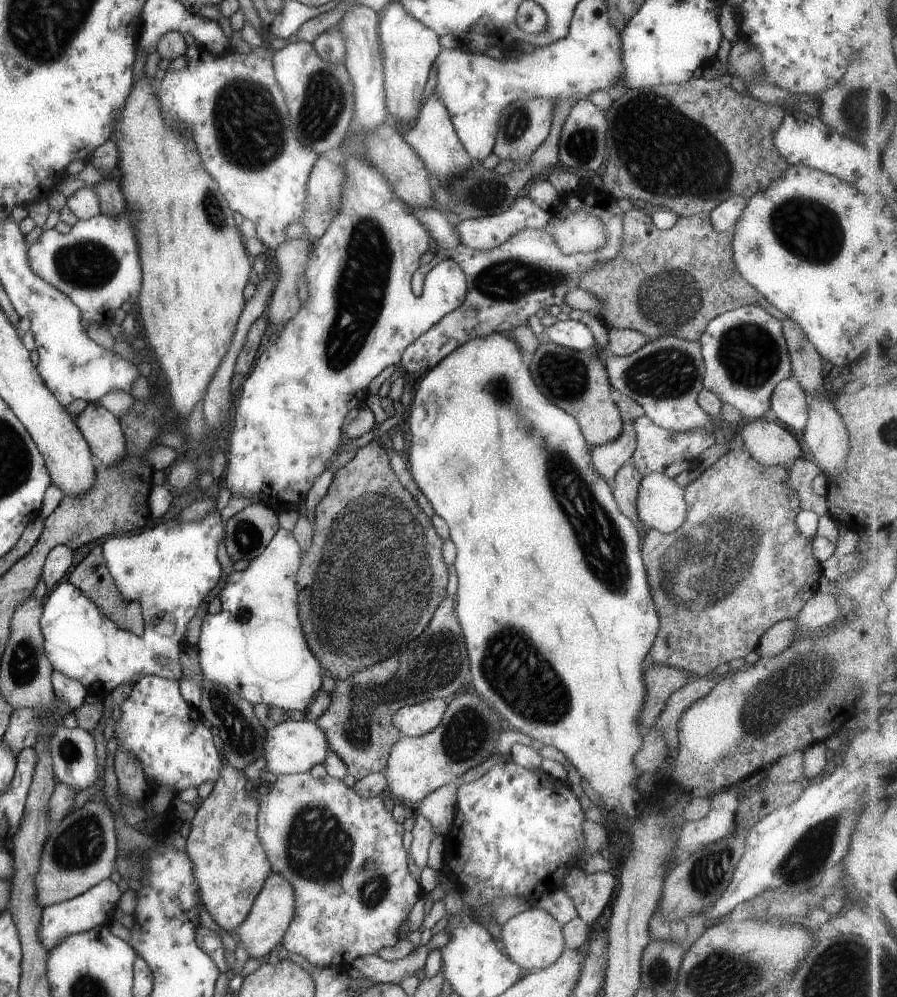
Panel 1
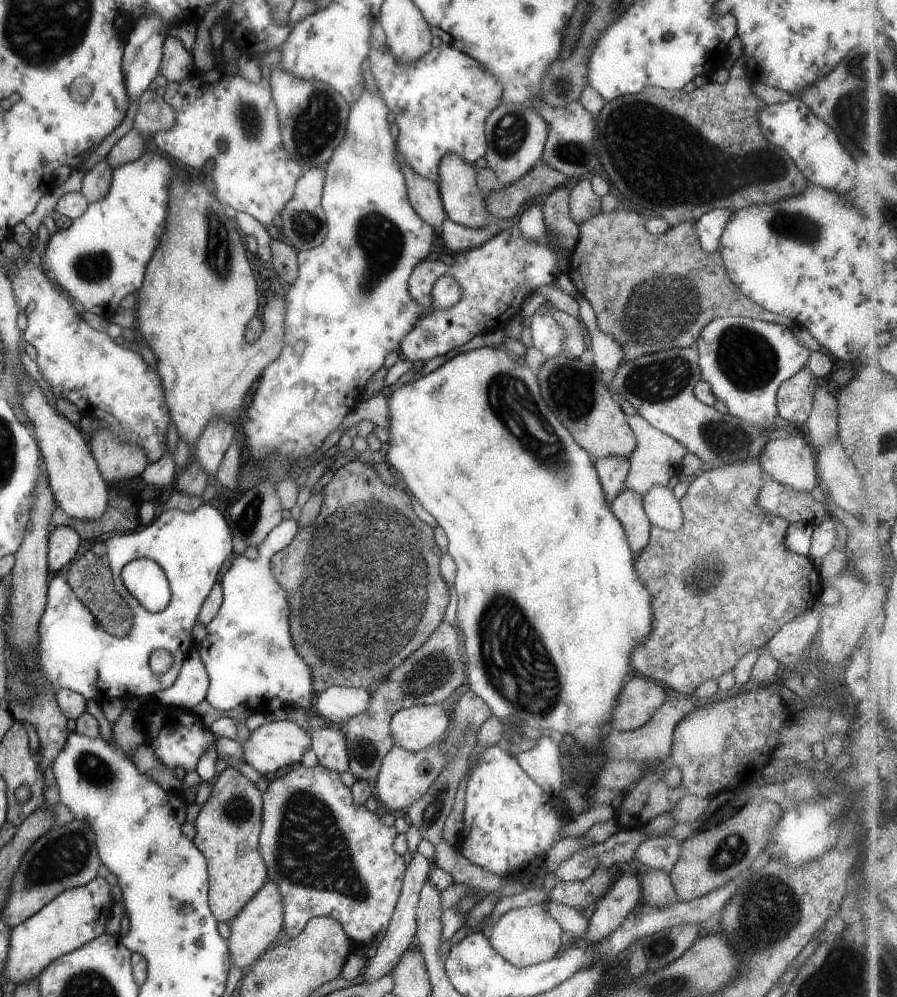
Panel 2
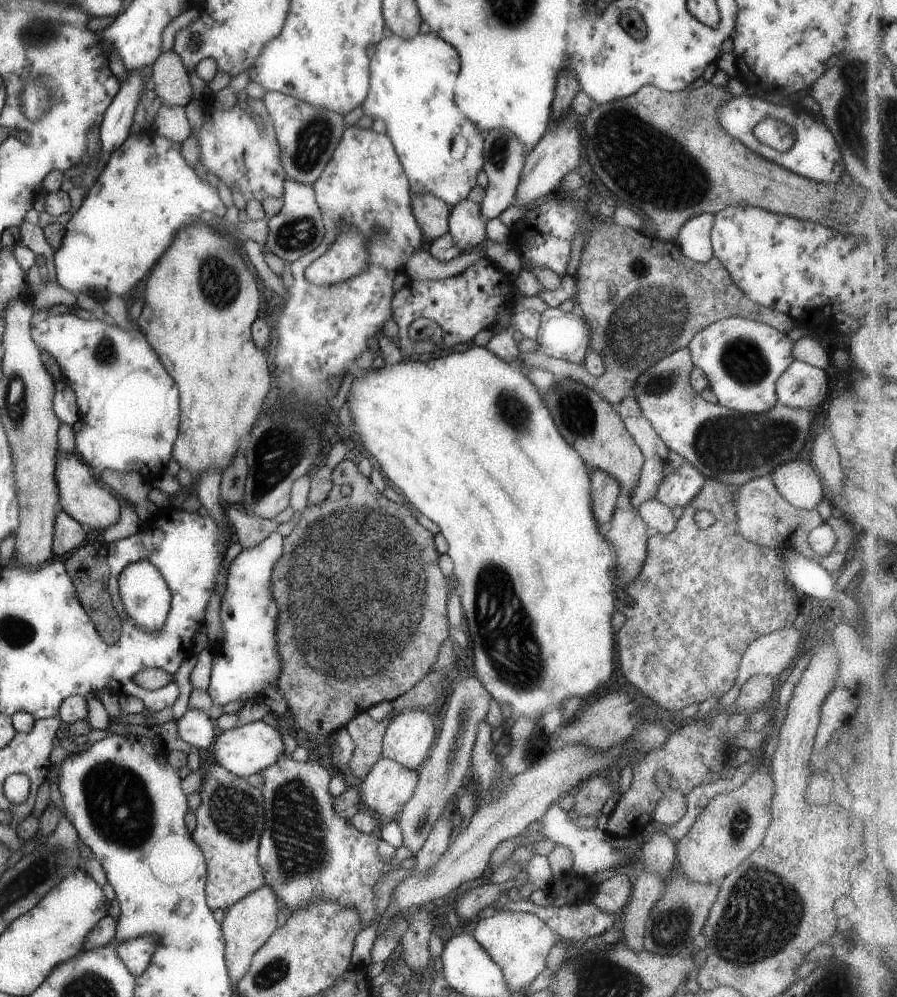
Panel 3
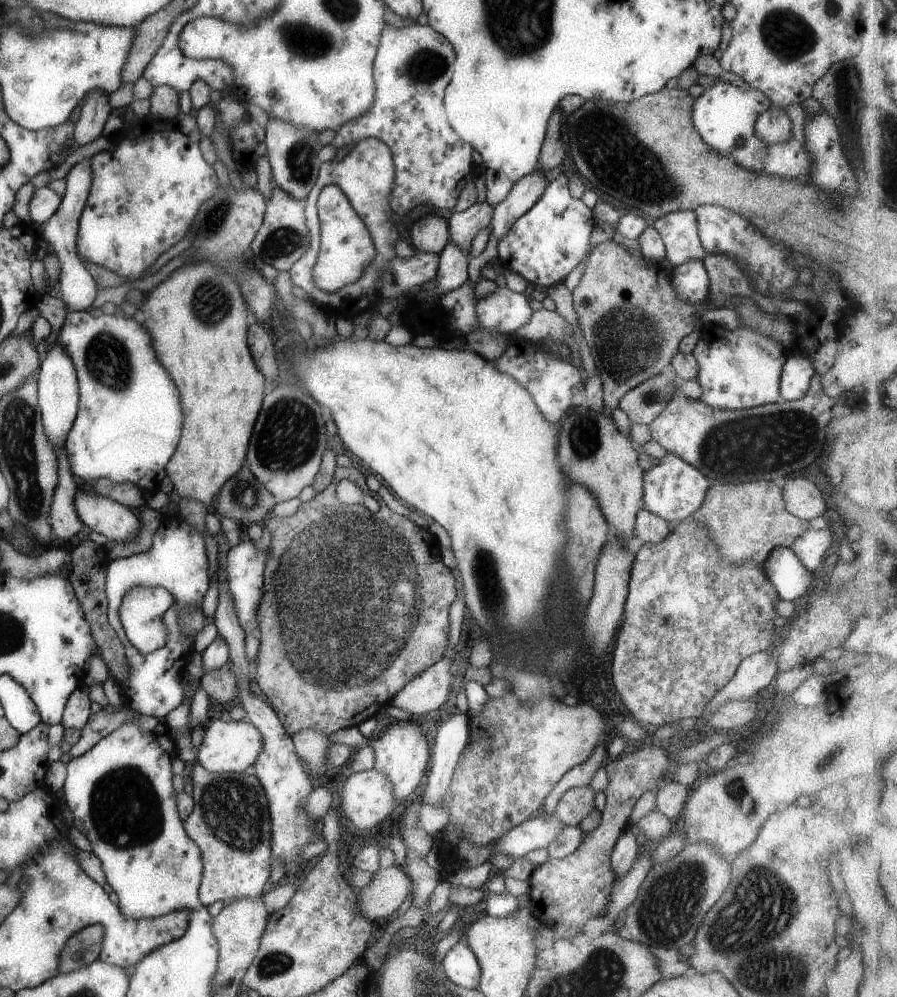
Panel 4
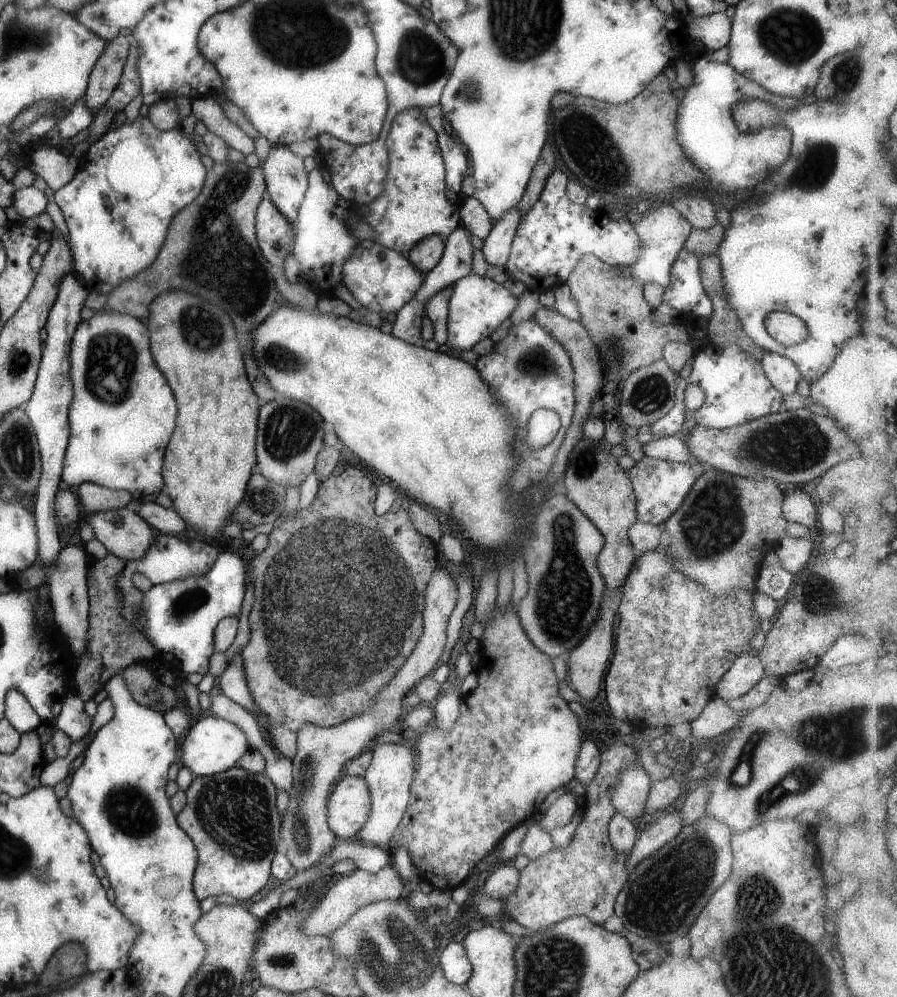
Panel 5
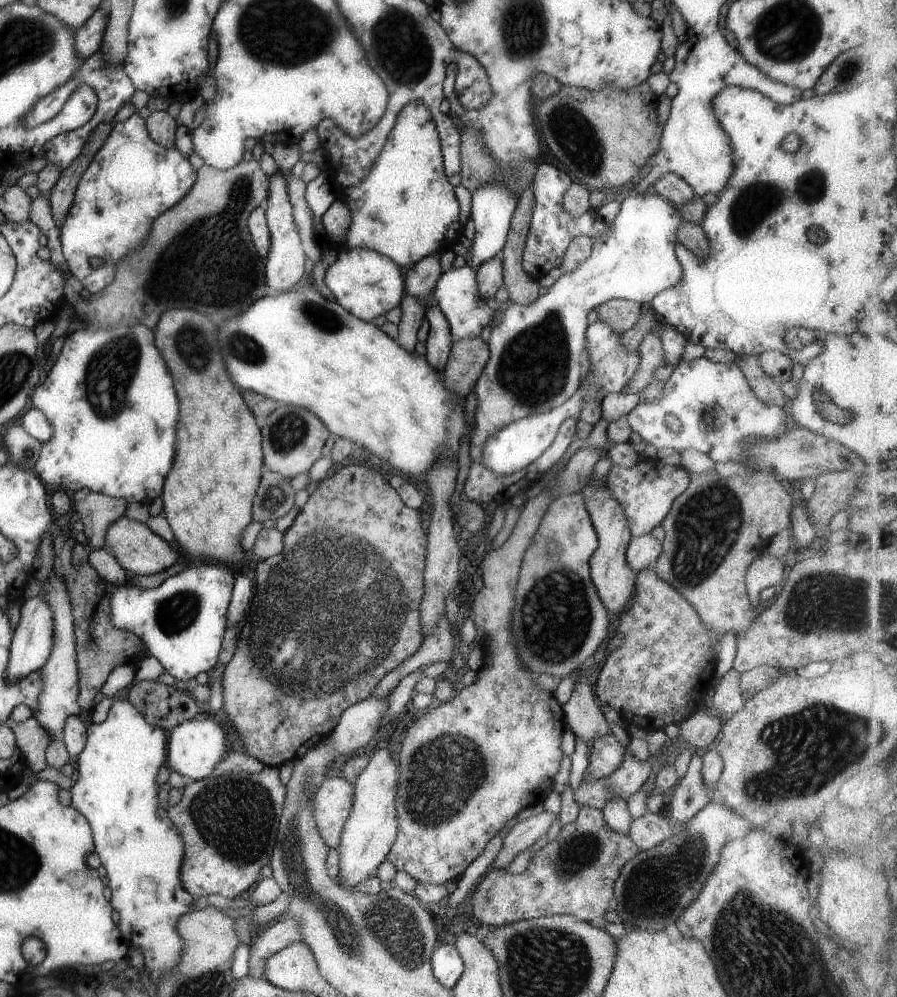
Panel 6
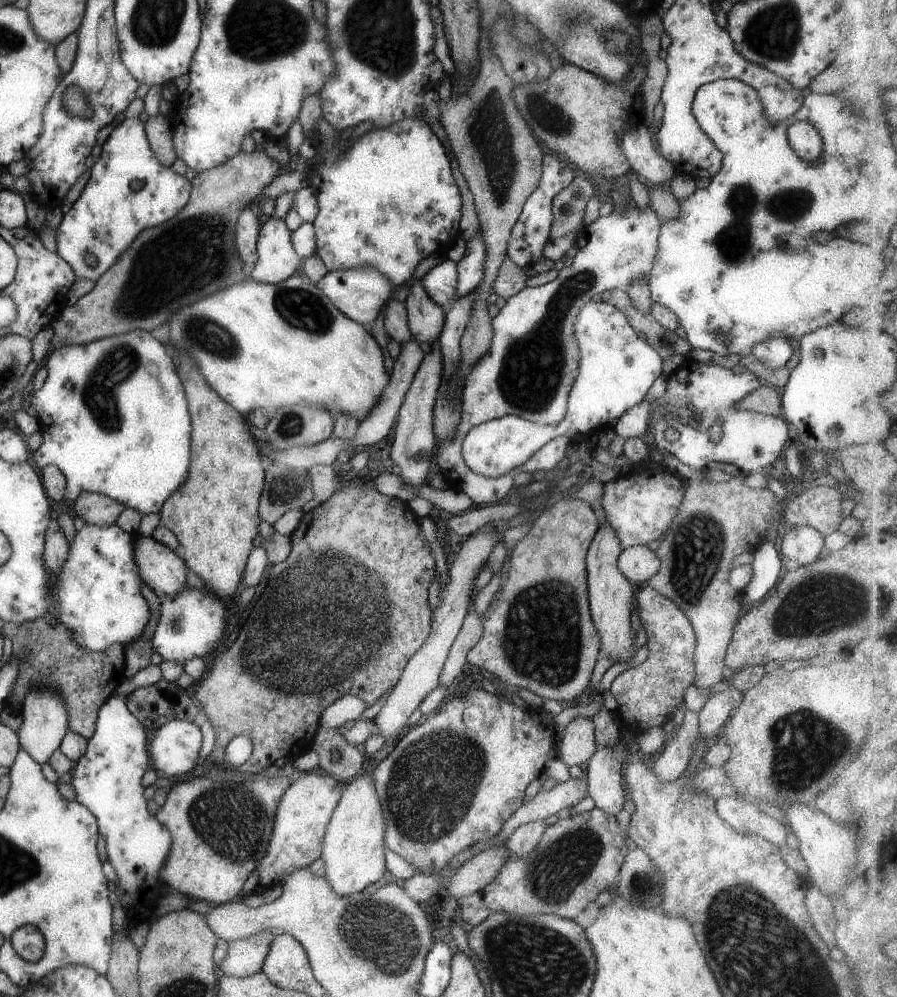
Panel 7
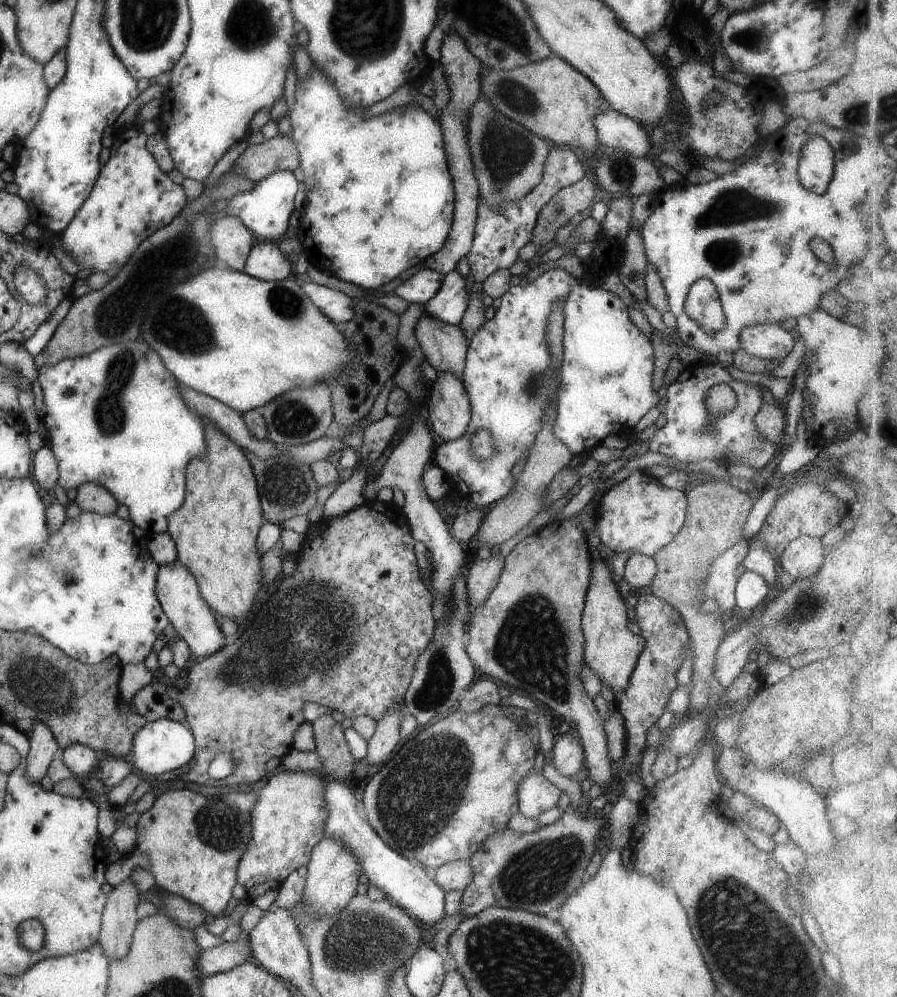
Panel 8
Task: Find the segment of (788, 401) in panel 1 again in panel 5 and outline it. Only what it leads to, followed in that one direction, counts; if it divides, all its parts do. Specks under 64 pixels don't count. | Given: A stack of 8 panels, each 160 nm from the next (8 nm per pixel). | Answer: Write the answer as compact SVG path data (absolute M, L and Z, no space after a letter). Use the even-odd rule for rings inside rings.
M765 353L759 362L775 390L783 396L789 396L795 392L800 372L792 360L775 353Z

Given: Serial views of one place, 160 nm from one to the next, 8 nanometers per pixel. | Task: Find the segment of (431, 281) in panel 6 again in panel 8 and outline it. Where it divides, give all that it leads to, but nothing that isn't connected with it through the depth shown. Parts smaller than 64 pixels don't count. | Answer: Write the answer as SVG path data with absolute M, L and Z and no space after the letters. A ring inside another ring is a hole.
M422 312L414 335L425 360L436 372L453 373L462 380L468 340L457 325L440 323Z

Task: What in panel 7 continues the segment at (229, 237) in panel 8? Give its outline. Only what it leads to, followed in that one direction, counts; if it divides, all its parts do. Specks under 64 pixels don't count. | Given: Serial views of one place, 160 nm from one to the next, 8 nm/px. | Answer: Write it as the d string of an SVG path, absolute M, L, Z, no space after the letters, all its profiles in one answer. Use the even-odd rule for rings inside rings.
M245 208L234 226L235 246L243 264L253 264L257 260L256 240L262 217L253 208Z

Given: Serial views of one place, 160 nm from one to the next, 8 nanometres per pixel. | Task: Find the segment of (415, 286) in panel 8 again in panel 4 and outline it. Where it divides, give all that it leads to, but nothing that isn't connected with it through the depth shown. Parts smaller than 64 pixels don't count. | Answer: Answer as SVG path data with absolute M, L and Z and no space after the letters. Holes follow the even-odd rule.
M503 286L483 299L476 299L475 308L478 320L476 330L492 330L502 335L515 332L532 315L526 296Z

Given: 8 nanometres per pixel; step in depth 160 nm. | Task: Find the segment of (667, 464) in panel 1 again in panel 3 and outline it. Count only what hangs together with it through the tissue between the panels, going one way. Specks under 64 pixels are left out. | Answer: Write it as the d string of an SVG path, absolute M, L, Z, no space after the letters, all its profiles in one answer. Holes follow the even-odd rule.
M625 417L622 421L643 455L637 484L626 499L631 507L637 508L642 502L655 496L657 485L664 477L663 465L668 459L668 448L645 417Z

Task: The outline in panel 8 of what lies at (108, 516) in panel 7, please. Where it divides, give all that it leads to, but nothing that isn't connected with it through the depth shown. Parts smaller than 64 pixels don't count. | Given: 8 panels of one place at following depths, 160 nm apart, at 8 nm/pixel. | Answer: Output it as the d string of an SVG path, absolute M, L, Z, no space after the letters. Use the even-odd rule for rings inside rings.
M95 483L79 485L73 502L81 511L100 515L112 515L119 505L106 488Z

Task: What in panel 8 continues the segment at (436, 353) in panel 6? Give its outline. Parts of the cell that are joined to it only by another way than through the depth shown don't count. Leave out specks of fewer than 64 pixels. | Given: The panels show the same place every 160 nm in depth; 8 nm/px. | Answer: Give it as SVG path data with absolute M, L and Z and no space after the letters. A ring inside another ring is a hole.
M410 410L409 413L413 415L410 427L389 454L381 475L375 479L375 490L383 487L401 490L404 496L401 512L405 515L413 540L424 544L426 557L430 562L429 580L426 582L434 598L434 613L441 612L441 616L435 616L436 623L431 640L415 659L410 683L402 698L405 712L413 715L417 725L425 726L431 718L443 716L455 708L459 693L462 694L465 686L473 678L474 668L465 650L465 626L469 620L466 587L461 574L465 545L460 544L450 534L423 488L422 474L431 454L431 435L421 415L414 410Z

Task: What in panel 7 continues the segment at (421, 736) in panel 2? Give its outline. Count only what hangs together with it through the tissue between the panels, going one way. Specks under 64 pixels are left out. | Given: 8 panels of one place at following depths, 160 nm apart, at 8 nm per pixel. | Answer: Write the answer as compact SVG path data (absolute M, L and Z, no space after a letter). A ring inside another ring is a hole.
M362 770L346 783L322 838L319 858L324 862L324 878L334 893L347 896L381 878L385 869L384 832L384 818L374 780Z

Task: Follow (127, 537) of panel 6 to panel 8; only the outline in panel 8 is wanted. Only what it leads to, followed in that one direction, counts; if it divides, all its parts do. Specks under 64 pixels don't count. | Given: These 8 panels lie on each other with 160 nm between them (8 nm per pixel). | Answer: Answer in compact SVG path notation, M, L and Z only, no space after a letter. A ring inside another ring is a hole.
M177 562L158 565L155 575L155 596L168 620L168 628L173 628L179 639L187 644L191 654L209 656L215 648L223 646L223 634L219 629L213 611L200 595L195 577Z

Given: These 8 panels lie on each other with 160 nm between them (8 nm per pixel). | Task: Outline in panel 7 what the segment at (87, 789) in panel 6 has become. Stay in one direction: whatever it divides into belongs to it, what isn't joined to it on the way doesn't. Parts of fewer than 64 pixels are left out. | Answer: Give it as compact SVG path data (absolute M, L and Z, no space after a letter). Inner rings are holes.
M125 695L109 697L99 707L93 734L83 754L75 761L70 785L75 798L97 821L98 834L105 842L106 860L117 875L114 892L130 923L150 922L152 907L159 896L170 892L158 877L171 844L169 831L146 807L141 776L150 768L149 734L125 704Z

